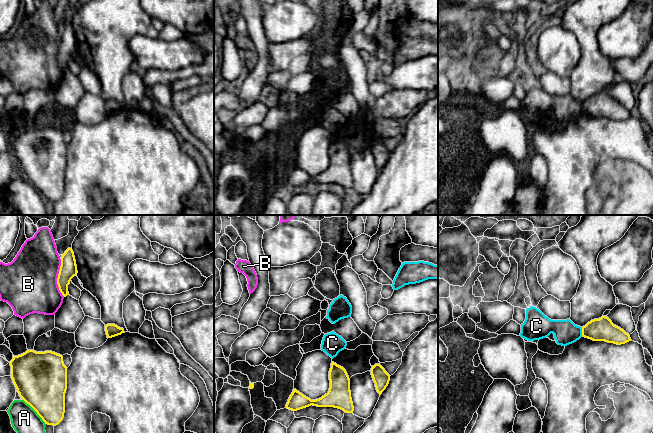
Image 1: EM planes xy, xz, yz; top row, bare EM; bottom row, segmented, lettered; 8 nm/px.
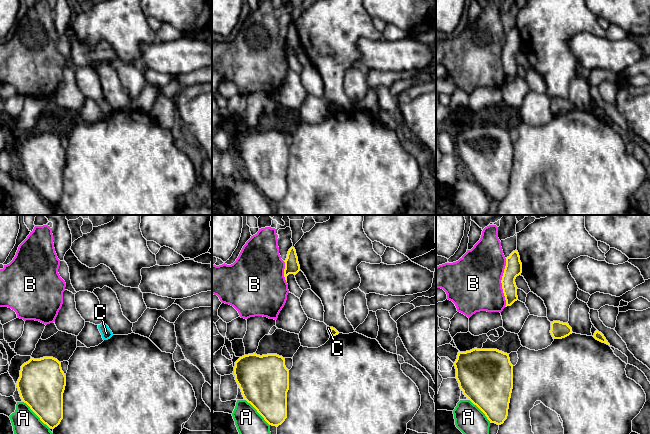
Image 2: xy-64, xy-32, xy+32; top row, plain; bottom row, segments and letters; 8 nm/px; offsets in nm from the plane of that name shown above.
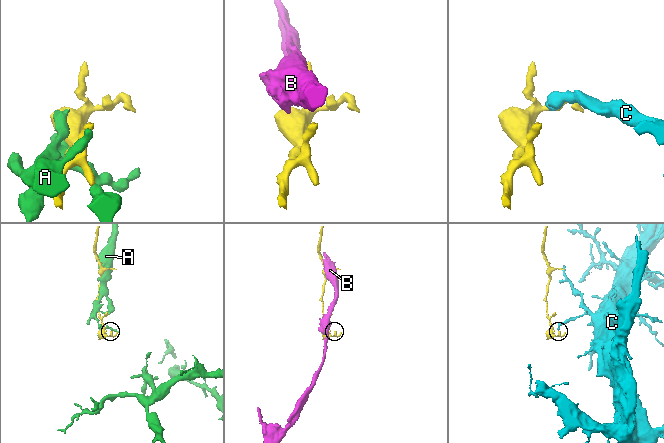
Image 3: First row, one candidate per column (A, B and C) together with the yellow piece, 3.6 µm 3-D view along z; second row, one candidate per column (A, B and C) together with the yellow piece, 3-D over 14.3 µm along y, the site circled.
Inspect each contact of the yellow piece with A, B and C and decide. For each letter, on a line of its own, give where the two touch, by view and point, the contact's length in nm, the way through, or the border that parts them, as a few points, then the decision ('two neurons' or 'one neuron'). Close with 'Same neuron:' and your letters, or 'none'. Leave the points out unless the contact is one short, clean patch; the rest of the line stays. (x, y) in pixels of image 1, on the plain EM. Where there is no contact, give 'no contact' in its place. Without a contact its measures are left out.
A: xy (36, 187) | 280 nm | two neurons
B: xy (57, 54) | 300 nm | two neurons
C: yz (582, 108) | 80 nm | along yz (581, 103), (582, 112) | two neurons
Same neuron: none

